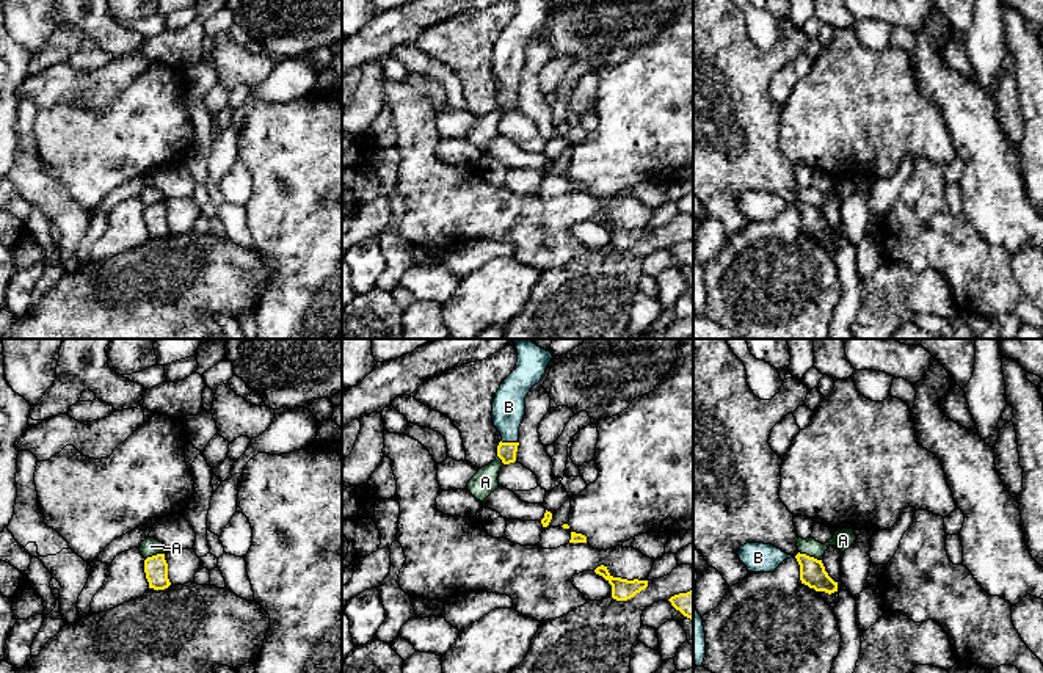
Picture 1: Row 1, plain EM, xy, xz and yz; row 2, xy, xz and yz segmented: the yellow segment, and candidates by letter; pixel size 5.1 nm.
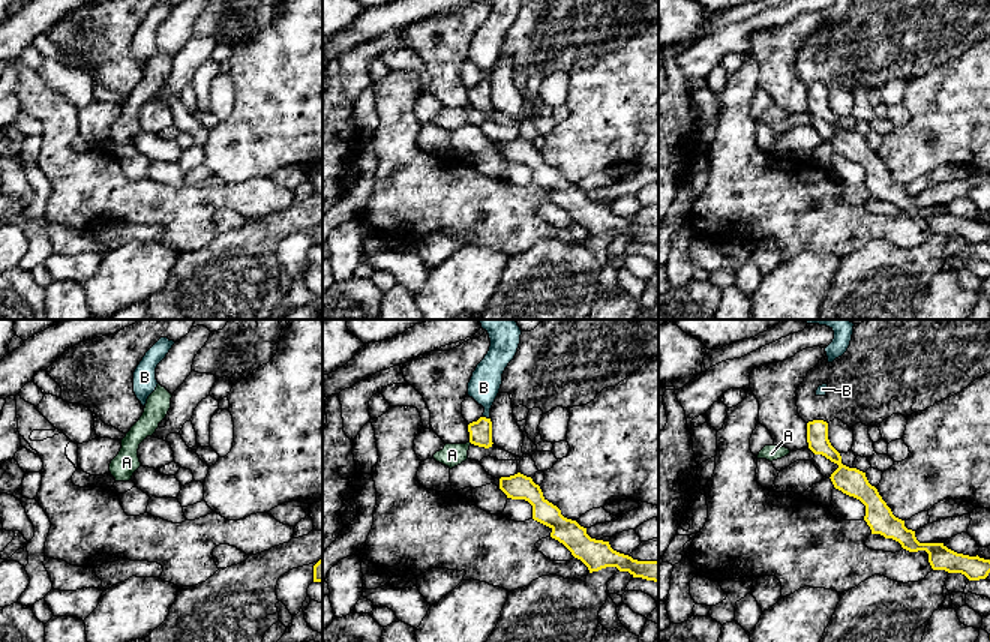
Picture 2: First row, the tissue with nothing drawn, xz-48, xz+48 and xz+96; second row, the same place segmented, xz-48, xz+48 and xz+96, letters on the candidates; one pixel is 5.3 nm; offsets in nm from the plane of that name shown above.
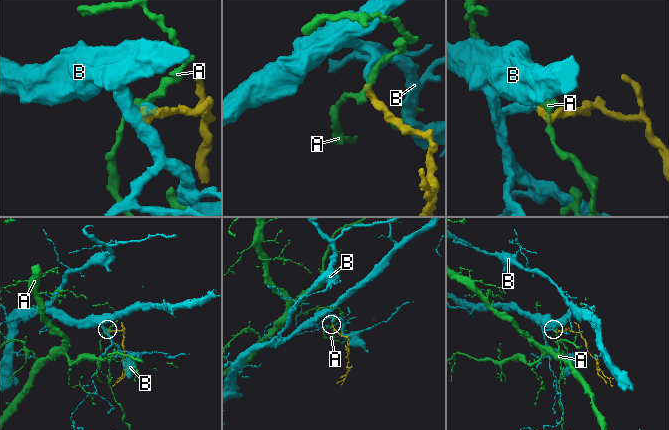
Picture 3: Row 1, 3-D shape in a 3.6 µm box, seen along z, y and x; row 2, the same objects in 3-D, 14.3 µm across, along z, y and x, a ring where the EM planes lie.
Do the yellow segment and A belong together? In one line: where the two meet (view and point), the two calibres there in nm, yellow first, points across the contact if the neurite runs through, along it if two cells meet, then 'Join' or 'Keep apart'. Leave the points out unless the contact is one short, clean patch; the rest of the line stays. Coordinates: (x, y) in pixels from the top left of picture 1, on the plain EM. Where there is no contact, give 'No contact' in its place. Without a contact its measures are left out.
Touches yellow at yz (808, 204). Thickness 130 nm (yellow) against 100 nm. Boundary: yz (799, 200), (821, 209). Keep apart

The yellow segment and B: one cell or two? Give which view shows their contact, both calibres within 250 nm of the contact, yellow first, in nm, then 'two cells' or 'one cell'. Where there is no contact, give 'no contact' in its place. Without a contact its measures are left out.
xz | 100/180 nm | one cell

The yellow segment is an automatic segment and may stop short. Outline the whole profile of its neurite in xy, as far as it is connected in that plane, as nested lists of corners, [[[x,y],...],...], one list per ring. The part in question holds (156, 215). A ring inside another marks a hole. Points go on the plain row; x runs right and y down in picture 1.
[[[157,202],[144,209],[144,221],[149,237],[165,238],[171,234],[168,227],[168,212],[165,202]]]

